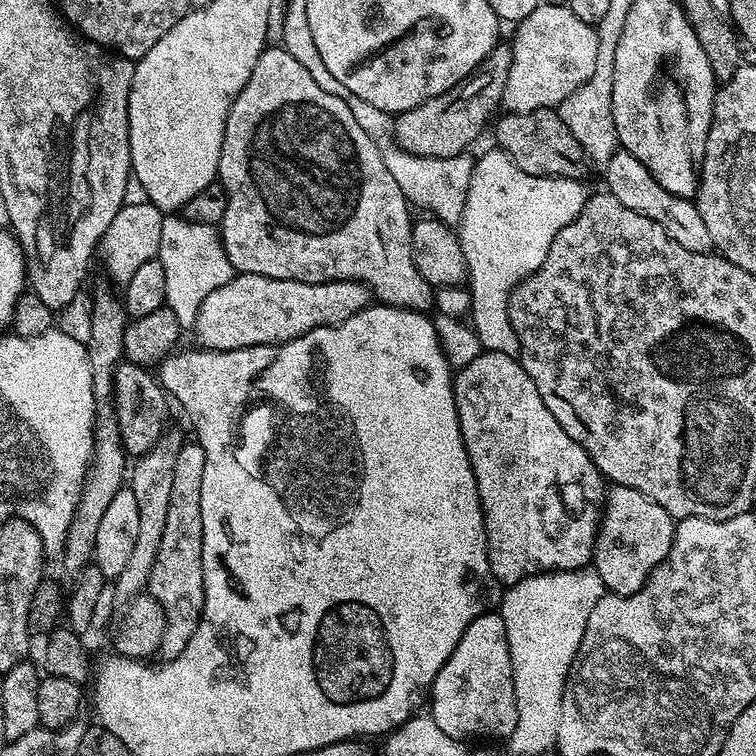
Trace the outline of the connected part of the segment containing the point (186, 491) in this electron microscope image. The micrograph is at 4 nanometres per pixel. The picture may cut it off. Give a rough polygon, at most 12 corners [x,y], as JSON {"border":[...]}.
{"border":[[174,462],[147,595],[164,611],[158,656],[178,658],[204,613],[202,470]]}

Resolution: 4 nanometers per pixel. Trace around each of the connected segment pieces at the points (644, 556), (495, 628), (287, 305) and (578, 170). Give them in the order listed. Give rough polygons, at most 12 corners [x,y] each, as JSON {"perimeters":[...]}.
{"perimeters":[[[612,484],[591,563],[611,595],[642,590],[677,521]],[[483,612],[430,689],[450,738],[518,722],[506,626]],[[242,272],[202,302],[201,349],[284,344],[369,304],[359,280]],[[559,111],[497,119],[499,151],[526,174],[585,179]]]}

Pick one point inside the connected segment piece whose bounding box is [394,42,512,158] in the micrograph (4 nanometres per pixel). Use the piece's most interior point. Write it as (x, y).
(445, 126)

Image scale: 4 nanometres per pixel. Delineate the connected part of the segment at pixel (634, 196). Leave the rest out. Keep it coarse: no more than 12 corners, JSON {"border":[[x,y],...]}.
{"border":[[616,151],[602,172],[622,206],[695,252],[713,251],[695,203]]}

